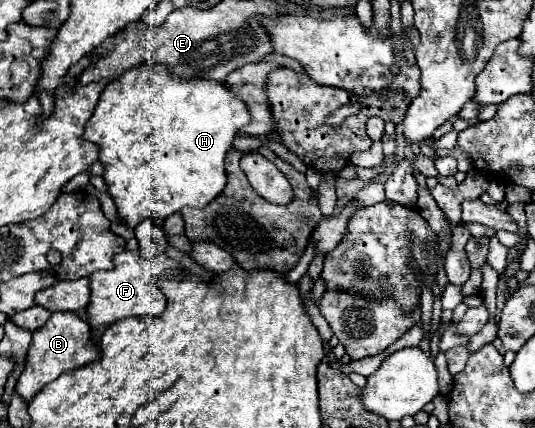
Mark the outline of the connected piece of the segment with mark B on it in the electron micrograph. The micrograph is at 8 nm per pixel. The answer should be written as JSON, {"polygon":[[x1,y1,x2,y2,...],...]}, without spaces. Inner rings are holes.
{"polygon":[[54,312,50,316,48,324,32,334,32,344,30,344,28,358,26,358,26,370,22,372,22,376,16,384,16,390,26,402,32,402,32,398,36,396,36,392,40,392,44,388,44,384,56,380,60,374,68,372,68,370,86,366,88,362,96,360,98,356,100,356,100,350,96,350,96,344,92,342,90,326,84,320,80,320,76,314]]}

